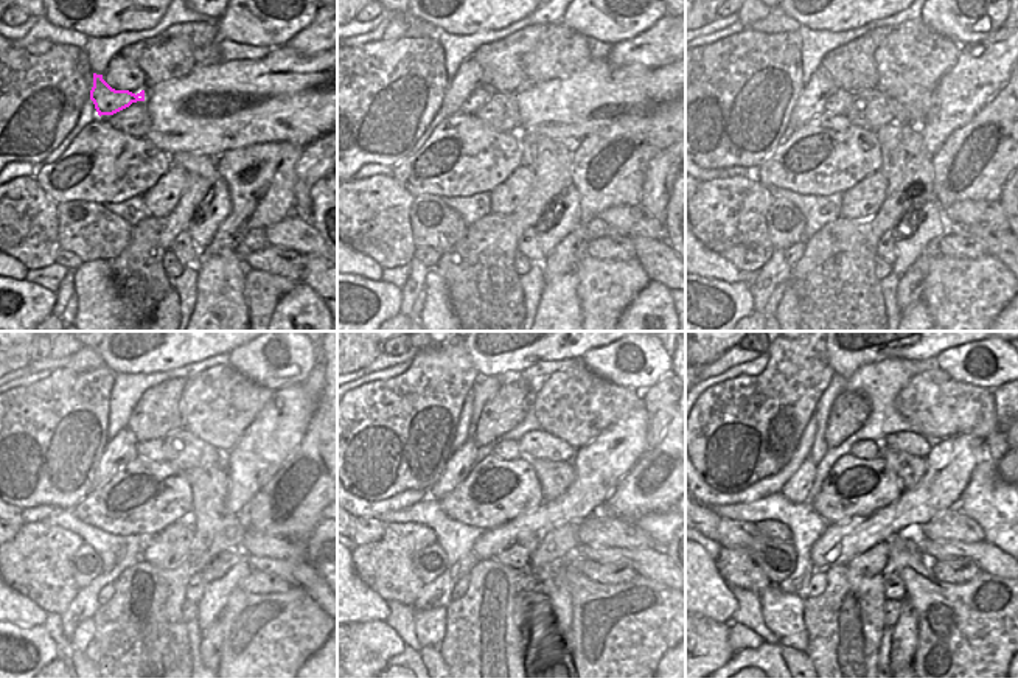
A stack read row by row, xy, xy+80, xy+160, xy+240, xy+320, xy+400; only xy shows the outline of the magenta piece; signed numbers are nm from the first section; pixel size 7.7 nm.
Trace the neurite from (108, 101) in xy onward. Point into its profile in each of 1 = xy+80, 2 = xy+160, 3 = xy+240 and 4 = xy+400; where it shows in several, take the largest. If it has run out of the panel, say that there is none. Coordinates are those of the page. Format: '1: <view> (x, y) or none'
1: xy+80 (474, 101)
2: xy+160 (838, 103)
3: xy+240 (153, 450)
4: xy+400 (864, 450)

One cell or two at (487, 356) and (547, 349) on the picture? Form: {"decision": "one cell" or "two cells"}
{"decision": "one cell"}

